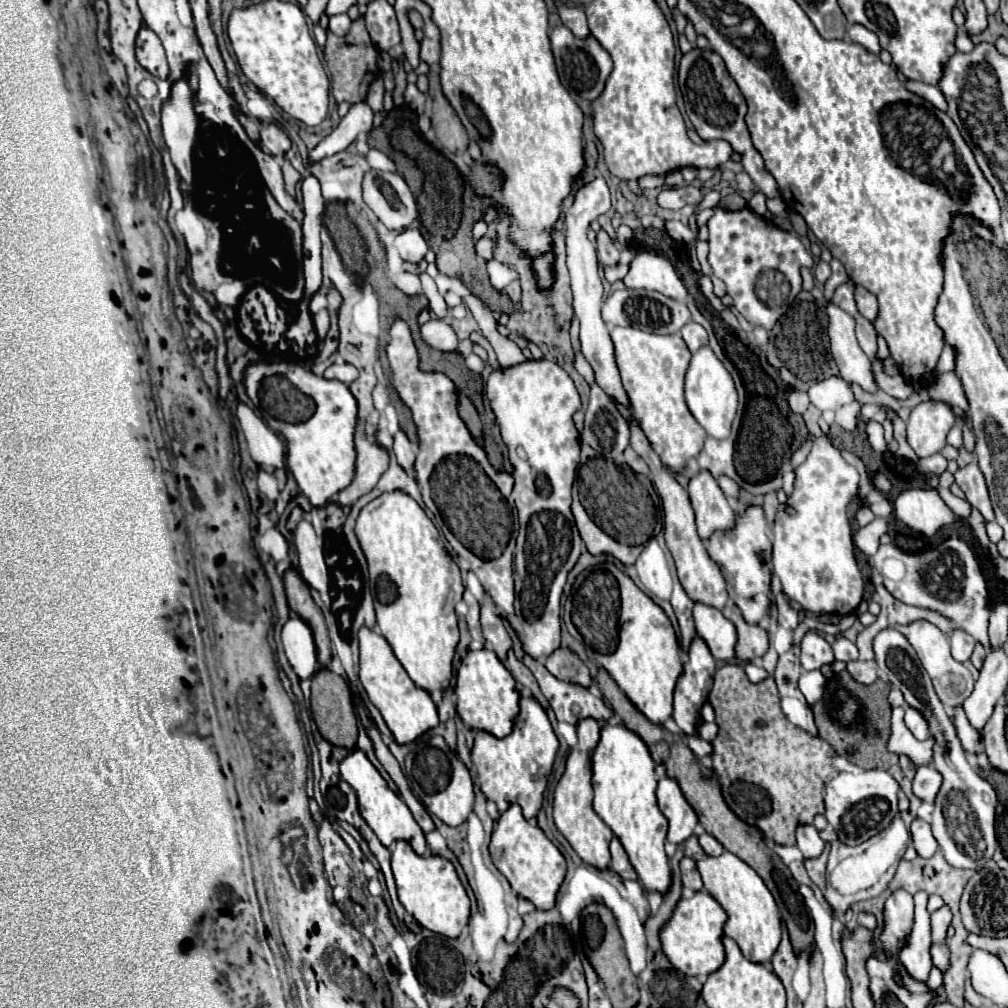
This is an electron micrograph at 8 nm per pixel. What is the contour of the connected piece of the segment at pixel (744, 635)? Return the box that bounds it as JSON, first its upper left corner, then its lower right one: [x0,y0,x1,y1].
[723,602,769,662]

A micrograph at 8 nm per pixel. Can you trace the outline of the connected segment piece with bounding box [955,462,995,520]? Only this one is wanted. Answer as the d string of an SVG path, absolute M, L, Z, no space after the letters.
M975 462L967 464L965 468L959 468L955 472L955 482L965 492L971 506L977 508L985 520L995 520L993 506L991 506L987 486L985 486L985 478L981 476L981 470Z

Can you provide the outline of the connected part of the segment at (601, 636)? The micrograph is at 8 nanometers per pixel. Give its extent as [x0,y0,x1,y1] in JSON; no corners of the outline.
[562,562,683,726]

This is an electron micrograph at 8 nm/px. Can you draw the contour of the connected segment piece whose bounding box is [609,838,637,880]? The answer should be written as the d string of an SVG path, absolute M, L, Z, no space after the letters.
M617 838L611 840L611 866L609 868L625 880L637 880L637 874L633 872L633 866L629 864L629 858Z

